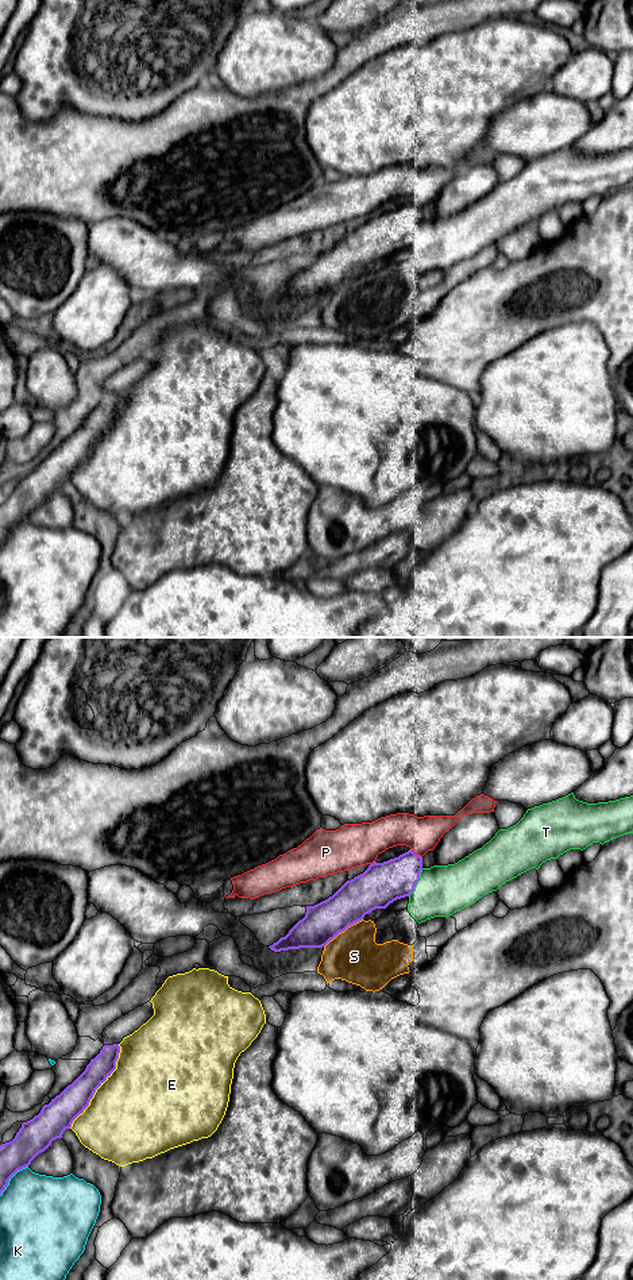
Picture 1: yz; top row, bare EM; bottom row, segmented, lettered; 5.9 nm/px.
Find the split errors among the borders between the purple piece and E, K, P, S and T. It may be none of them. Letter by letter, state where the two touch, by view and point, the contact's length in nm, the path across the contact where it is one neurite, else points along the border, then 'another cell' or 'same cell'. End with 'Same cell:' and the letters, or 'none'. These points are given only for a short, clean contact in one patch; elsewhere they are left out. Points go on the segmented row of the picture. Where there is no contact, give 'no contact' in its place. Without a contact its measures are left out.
E: yz (100, 1084) | 600 nm | another cell
K: yz (10, 1178) | 240 nm | another cell
P: yz (415, 854) | 90 nm | another cell
S: yz (343, 930) | 280 nm | another cell
T: yz (417, 881) | 190 nm | same cell
Same cell: T

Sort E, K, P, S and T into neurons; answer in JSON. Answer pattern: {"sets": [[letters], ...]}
{"sets": [["E"], ["K"], ["P"], ["S"], ["T"]]}

